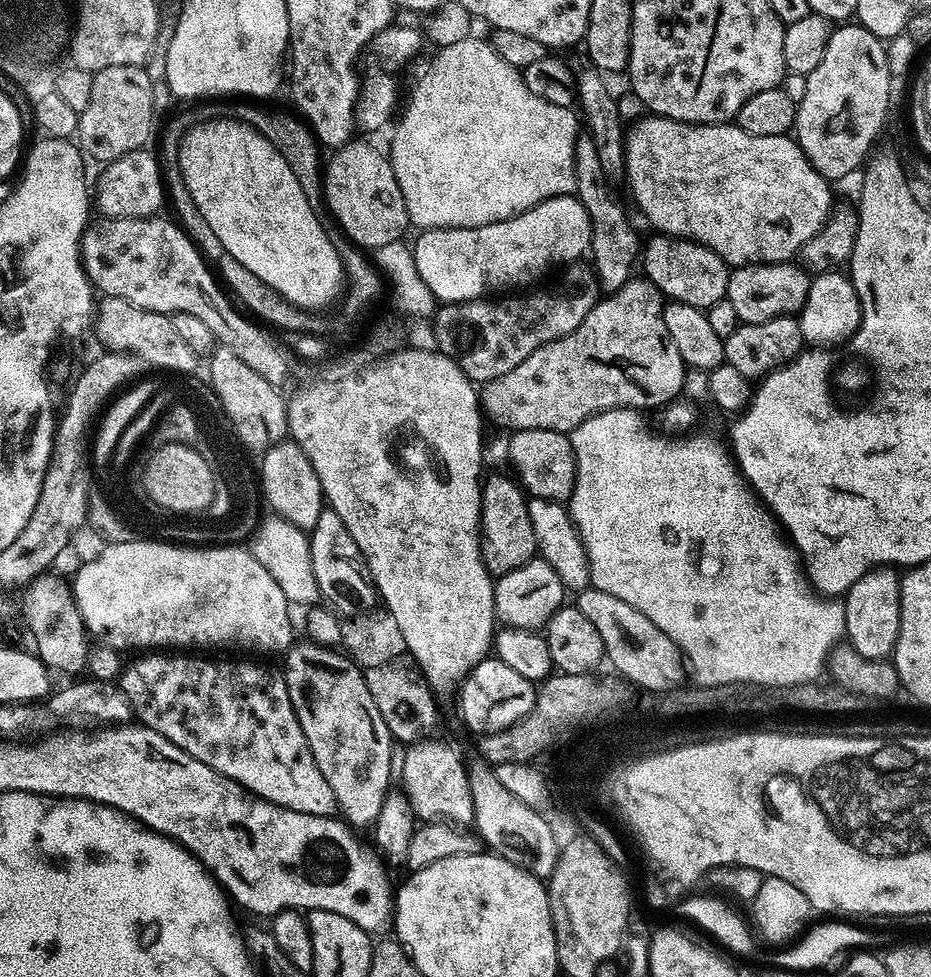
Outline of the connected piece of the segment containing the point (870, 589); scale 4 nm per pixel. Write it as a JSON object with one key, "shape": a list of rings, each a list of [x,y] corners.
{"shape":[[[877,566],[854,582],[843,597],[846,636],[851,647],[865,658],[888,658],[893,655],[900,629],[900,581],[893,569]]]}

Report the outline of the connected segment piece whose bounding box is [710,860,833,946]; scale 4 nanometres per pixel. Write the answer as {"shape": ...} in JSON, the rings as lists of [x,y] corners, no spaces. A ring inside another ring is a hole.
{"shape":[[[720,860],[720,864],[713,866],[710,879],[720,888],[726,887],[727,884],[732,887],[733,894],[740,899],[739,907],[746,913],[755,935],[768,944],[787,945],[789,941],[805,931],[809,922],[833,915],[827,906],[815,904],[810,890],[806,890],[802,882],[781,878],[780,872],[768,872],[768,868],[756,868],[756,864],[744,866],[744,860],[731,860],[729,864]],[[728,872],[732,873],[728,876]]]}

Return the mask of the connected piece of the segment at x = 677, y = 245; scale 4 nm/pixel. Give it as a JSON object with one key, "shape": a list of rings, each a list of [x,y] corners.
{"shape":[[[656,234],[652,241],[642,248],[643,275],[648,277],[667,297],[691,308],[707,310],[714,302],[725,299],[728,294],[730,265],[705,244],[694,240],[677,238],[671,234]]]}

